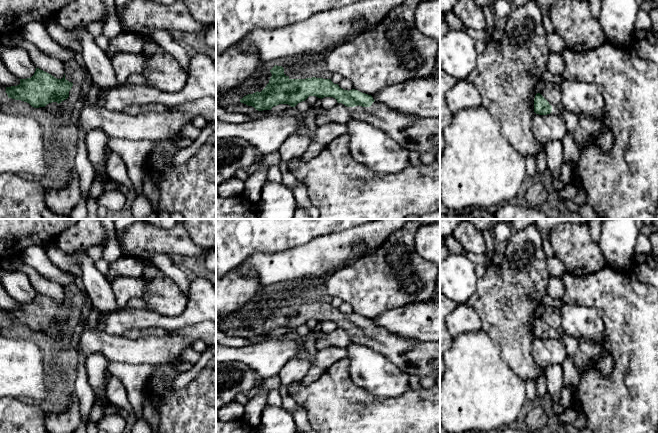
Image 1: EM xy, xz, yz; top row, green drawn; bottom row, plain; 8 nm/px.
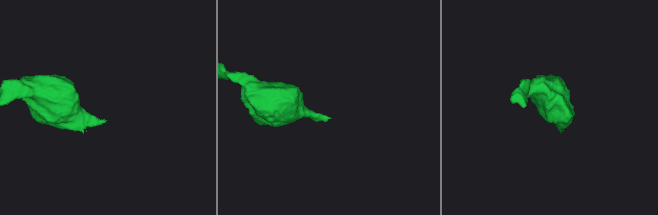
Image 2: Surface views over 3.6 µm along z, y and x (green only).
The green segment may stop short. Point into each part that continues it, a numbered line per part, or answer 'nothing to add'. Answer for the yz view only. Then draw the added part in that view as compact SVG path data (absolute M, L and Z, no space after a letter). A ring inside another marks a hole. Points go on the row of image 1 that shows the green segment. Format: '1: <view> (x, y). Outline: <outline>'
1: yz (559, 109). Outline: M557 105L552 107L552 112L554 114L563 114L563 112L565 111L564 107L562 105Z

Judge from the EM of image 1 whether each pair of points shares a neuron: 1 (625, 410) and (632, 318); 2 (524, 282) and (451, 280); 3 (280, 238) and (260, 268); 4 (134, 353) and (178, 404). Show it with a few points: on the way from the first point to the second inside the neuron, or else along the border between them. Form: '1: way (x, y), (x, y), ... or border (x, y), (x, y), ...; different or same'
1: way (634, 387), (634, 341); same
2: border (478, 279), (474, 293), (466, 302); different
3: border (292, 248), (270, 253), (254, 252), (246, 259); different
4: border (174, 362), (165, 362), (158, 366); different

